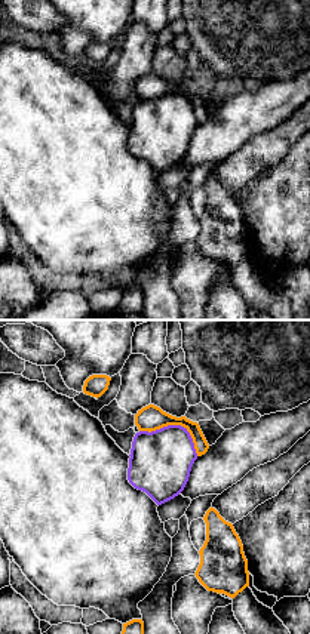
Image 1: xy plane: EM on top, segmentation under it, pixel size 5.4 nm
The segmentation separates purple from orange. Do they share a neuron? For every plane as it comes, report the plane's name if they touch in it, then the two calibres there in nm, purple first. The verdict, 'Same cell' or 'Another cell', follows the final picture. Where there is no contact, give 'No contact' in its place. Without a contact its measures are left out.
Touches purple in xy. Thickness 340 nm (purple) against 140 nm

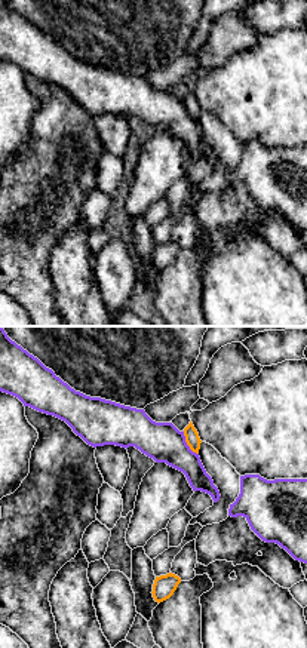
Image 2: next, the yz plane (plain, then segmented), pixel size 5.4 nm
Touches purple in yz. Thickness 220 nm (purple) against 80 nm

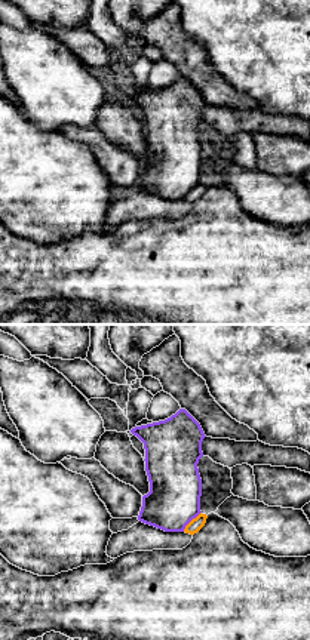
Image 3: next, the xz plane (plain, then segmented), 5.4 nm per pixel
Touches purple in xz. Thickness 280 nm (purple) against 70 nm

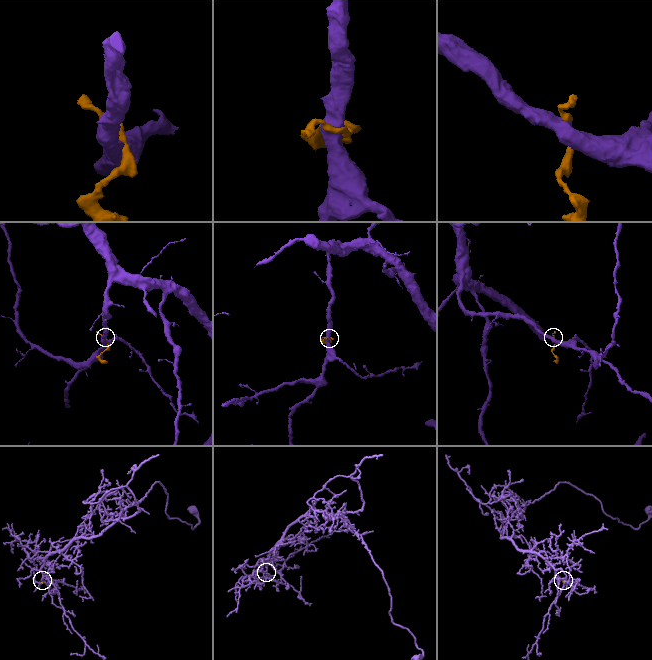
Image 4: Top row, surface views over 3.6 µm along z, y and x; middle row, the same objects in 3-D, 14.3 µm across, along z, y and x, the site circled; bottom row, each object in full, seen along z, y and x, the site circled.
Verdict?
Another cell

